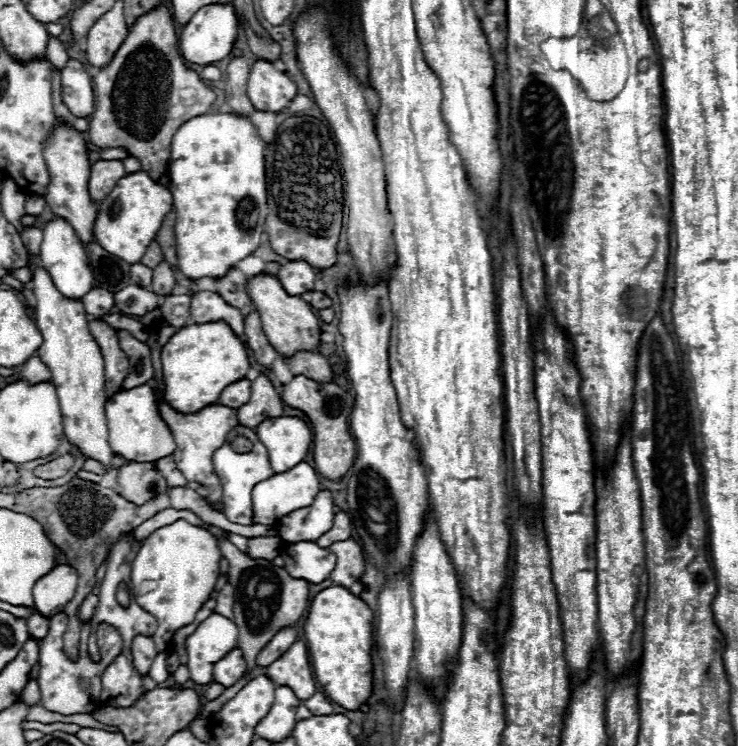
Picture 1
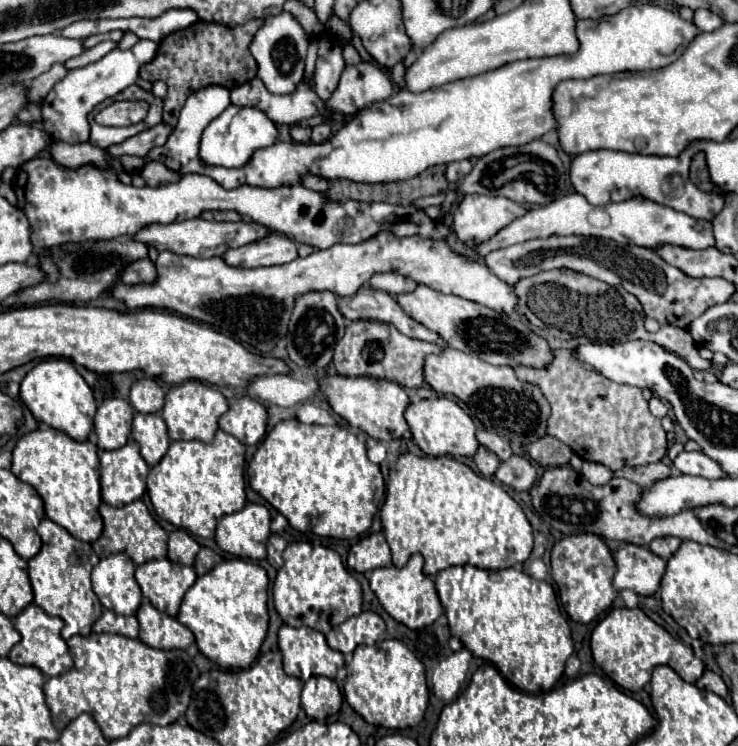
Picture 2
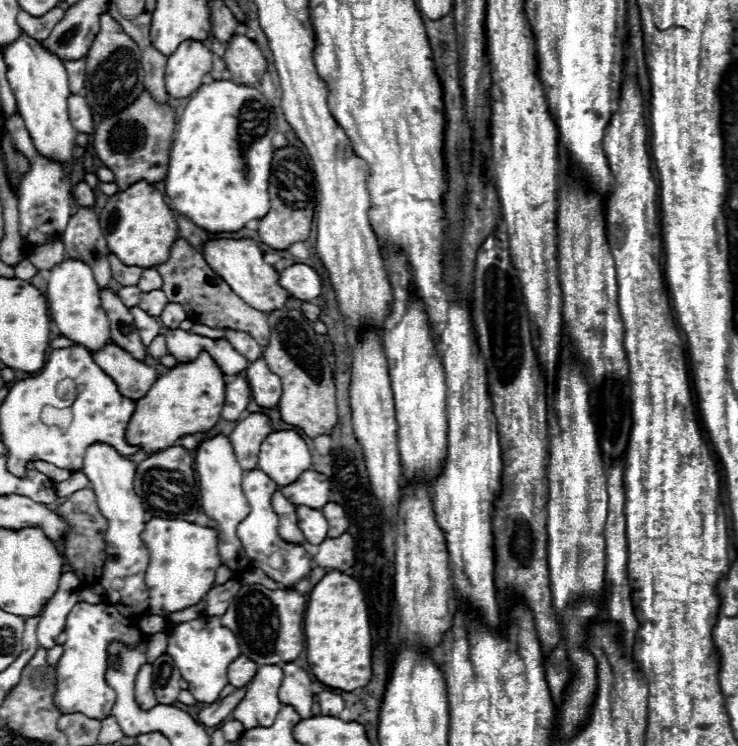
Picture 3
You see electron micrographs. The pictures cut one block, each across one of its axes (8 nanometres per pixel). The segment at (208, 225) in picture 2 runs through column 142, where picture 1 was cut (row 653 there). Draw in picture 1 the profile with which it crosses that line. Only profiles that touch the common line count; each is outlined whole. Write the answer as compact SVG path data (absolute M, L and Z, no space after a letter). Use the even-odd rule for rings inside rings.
M234 648L230 650L222 660L218 660L214 664L214 682L222 684L224 688L236 684L246 672L246 660L244 660L244 654L240 648Z

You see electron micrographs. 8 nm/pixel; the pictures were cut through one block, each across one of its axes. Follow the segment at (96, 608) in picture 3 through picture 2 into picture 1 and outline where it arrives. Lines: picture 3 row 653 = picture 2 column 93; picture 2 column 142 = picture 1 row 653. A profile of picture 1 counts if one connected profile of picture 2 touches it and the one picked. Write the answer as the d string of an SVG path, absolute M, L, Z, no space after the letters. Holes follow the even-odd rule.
M60 612L50 618L50 630L40 646L40 670L38 670L38 686L40 686L40 700L42 706L50 712L58 714L90 714L100 708L100 692L102 692L102 670L100 664L92 662L88 655L88 638L90 635L90 621L82 626L78 662L66 658L62 650L62 636L66 632L66 614Z

